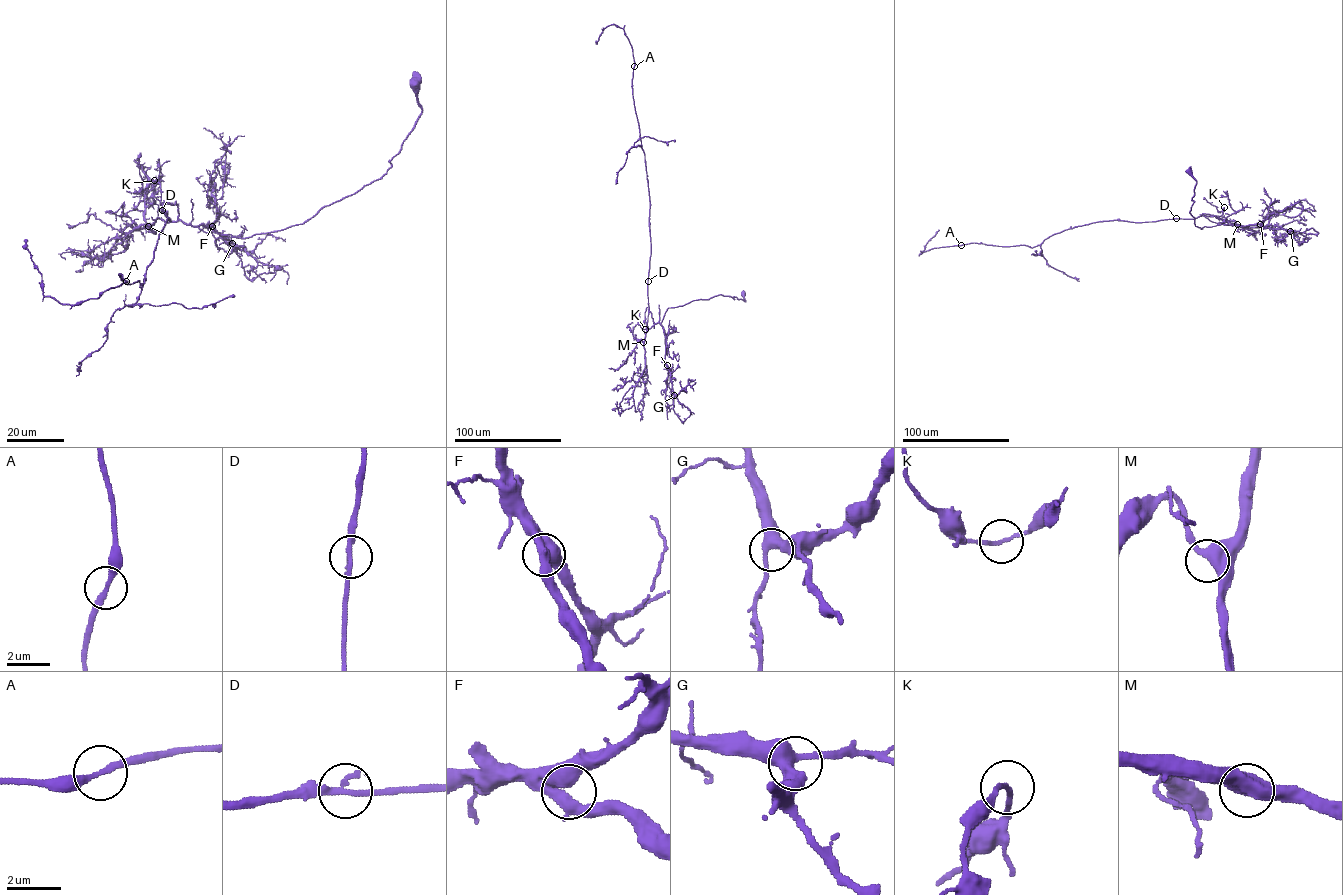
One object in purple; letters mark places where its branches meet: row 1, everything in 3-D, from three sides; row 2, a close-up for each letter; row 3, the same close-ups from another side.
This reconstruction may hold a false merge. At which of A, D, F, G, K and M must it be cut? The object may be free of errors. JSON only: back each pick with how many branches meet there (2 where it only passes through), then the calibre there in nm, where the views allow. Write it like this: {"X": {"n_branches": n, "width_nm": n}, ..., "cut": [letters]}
{"cut": []}

